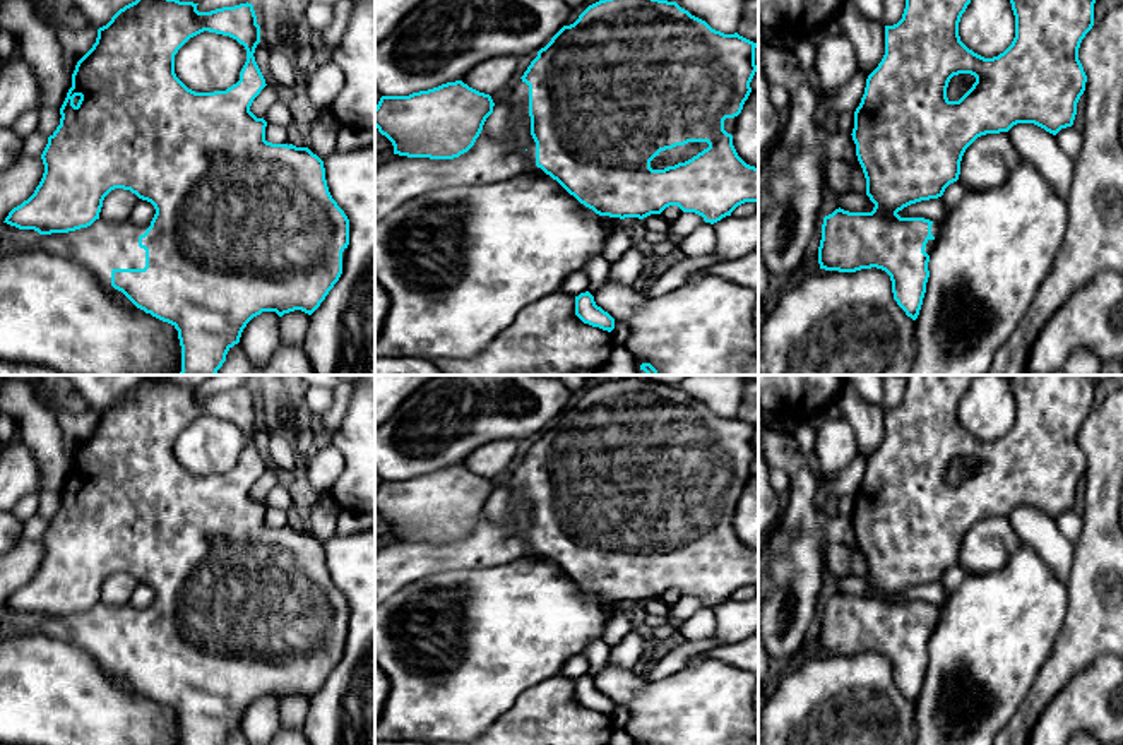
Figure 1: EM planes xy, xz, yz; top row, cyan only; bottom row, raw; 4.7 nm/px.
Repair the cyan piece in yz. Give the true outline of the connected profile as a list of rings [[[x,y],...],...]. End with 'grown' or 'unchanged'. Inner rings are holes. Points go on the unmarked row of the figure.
[[[906,375],[902,402],[885,409],[885,438],[866,462],[851,517],[875,591],[871,596],[839,591],[822,608],[820,653],[885,654],[894,683],[912,704],[923,688],[940,608],[897,596],[942,581],[959,563],[966,533],[981,519],[1008,516],[1017,507],[1034,507],[1053,519],[1072,510],[1087,466],[1078,432],[1094,409],[1094,375],[1003,375],[1015,399],[1015,421],[993,442],[974,437],[959,420],[960,401],[977,377]],[[959,457],[971,457],[976,466],[959,485],[950,485],[947,471]]] | grown

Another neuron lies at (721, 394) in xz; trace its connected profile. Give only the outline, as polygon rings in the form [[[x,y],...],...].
[[[685,375],[676,387],[712,413],[734,418],[746,380],[746,375]]]

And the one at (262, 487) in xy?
[[[265,469],[260,478],[253,483],[250,495],[257,502],[265,502],[267,495],[272,492],[272,488],[277,485],[277,476],[274,471]]]

